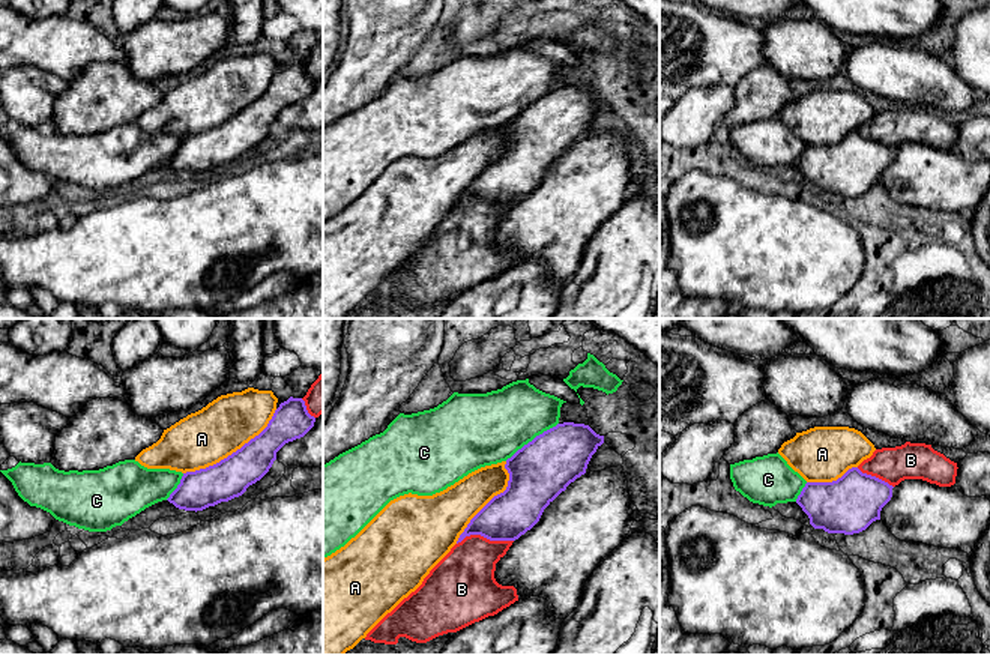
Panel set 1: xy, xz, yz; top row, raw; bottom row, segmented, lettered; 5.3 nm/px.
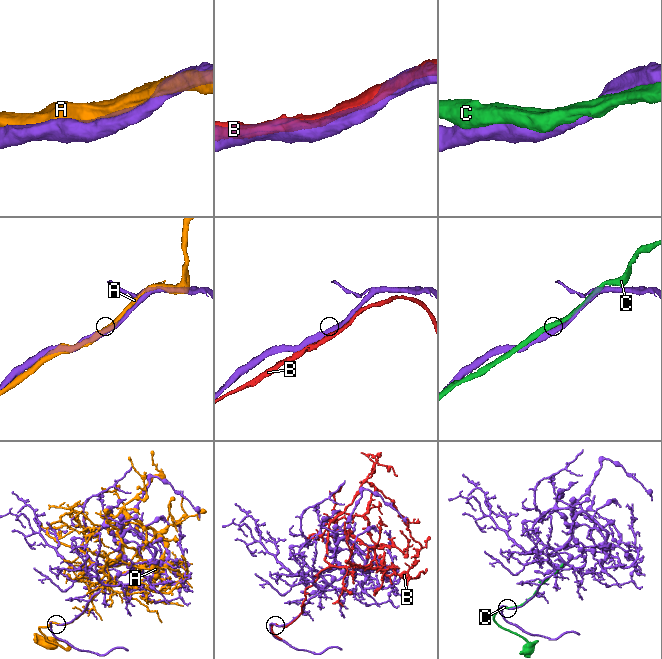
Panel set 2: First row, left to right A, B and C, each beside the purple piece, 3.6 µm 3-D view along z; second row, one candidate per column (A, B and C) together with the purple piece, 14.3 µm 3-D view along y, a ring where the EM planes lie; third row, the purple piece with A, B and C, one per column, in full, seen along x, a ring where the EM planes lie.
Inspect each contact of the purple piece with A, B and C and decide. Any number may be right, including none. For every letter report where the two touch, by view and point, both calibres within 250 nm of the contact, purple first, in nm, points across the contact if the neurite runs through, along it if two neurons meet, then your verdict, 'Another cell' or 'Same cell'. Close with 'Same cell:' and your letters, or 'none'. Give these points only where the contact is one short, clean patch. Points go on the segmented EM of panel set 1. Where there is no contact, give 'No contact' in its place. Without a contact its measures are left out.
A: Touches purple at xy (233, 452). Thickness 200 nm (purple) against 300 nm. Another cell
B: Touches purple at xz (484, 537). Thickness 260 nm (purple) against 320 nm. Another cell
C: Touches purple at xz (532, 440). Thickness 320 nm (purple) against 380 nm. Another cell
Same cell: none

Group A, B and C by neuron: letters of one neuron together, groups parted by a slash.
A / B / C

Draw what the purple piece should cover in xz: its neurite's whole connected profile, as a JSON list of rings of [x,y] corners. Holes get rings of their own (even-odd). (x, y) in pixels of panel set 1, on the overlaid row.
[[[574,422],[557,424],[536,436],[506,460],[506,490],[470,520],[457,544],[470,535],[490,541],[518,539],[571,482],[586,473],[602,443],[604,436]]]

